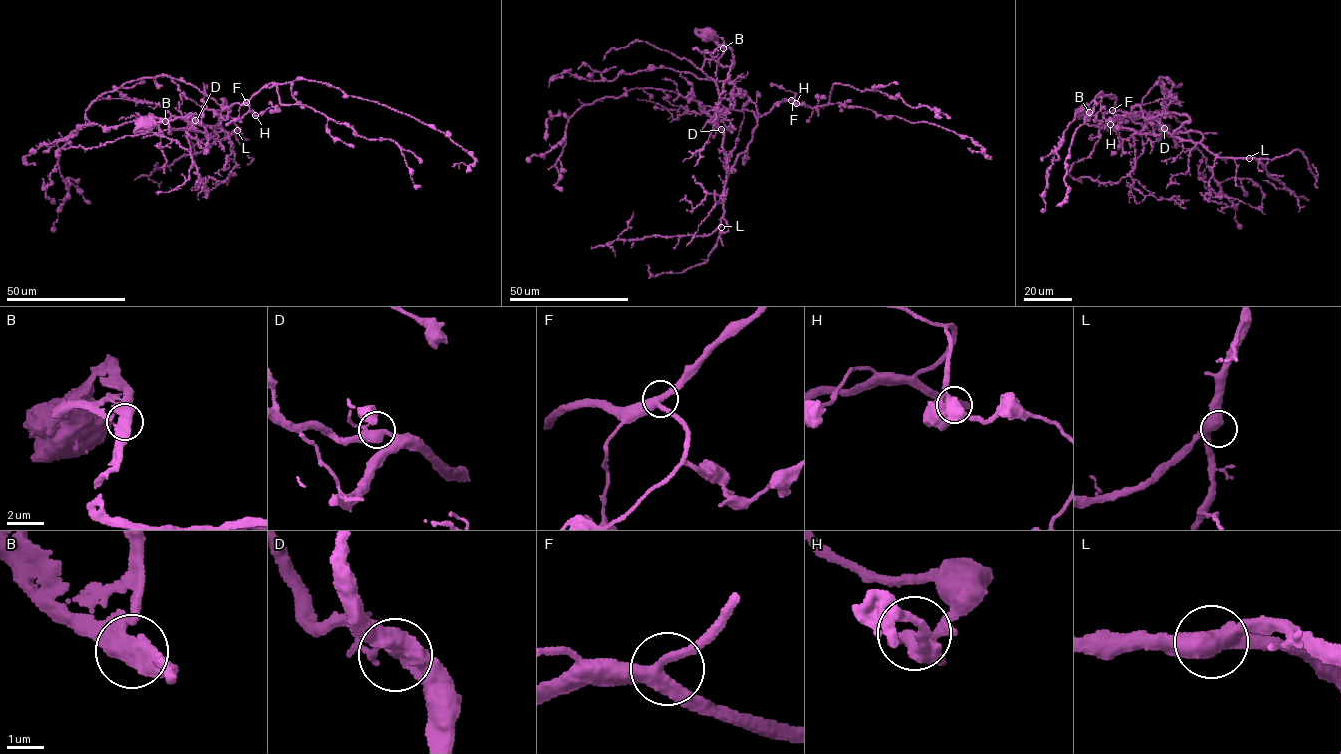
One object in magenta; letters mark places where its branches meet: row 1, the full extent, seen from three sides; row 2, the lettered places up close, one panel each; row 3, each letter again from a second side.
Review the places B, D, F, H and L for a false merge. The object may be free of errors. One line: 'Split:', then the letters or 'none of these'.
Split: none of these

